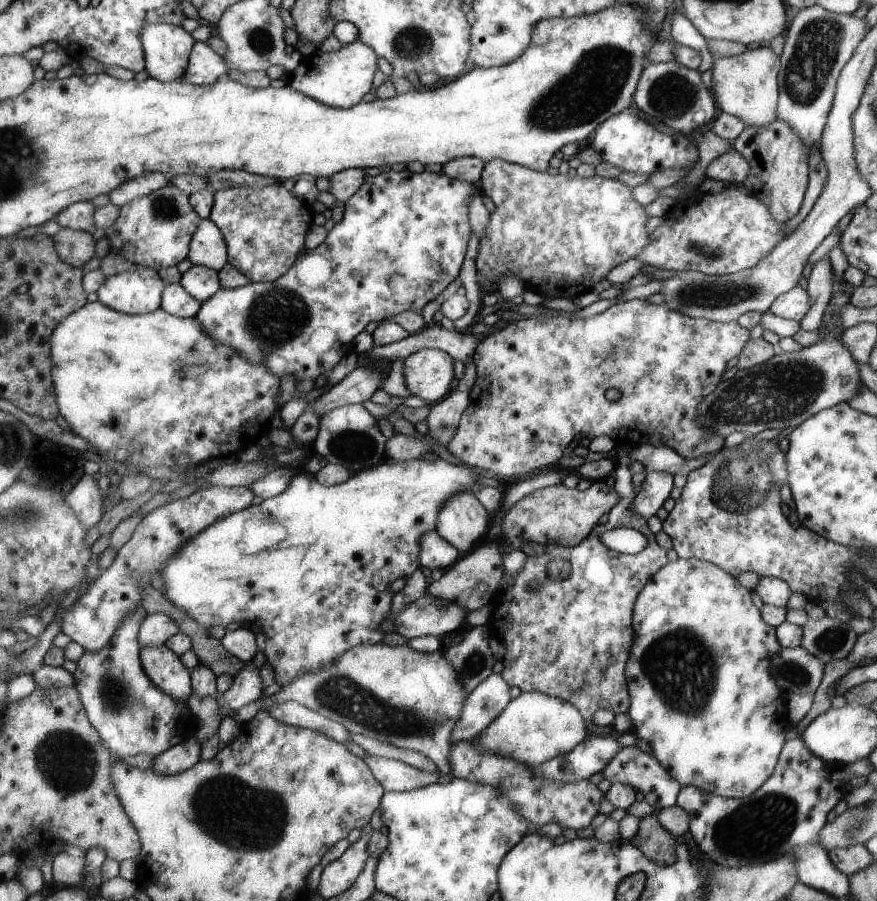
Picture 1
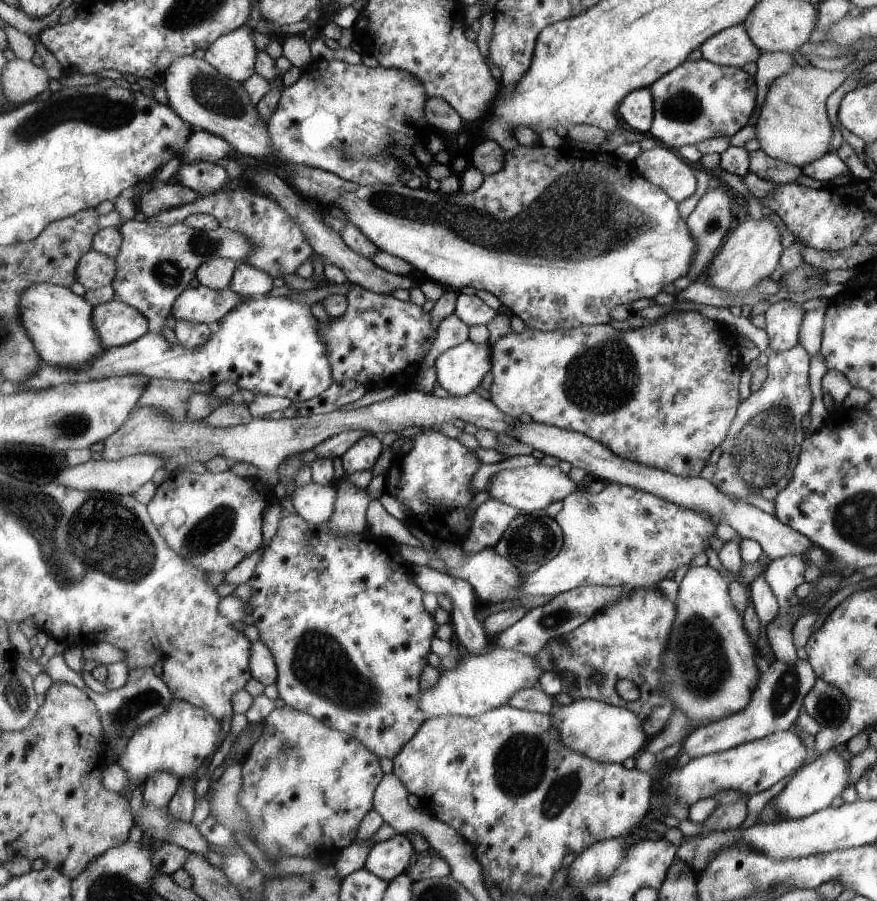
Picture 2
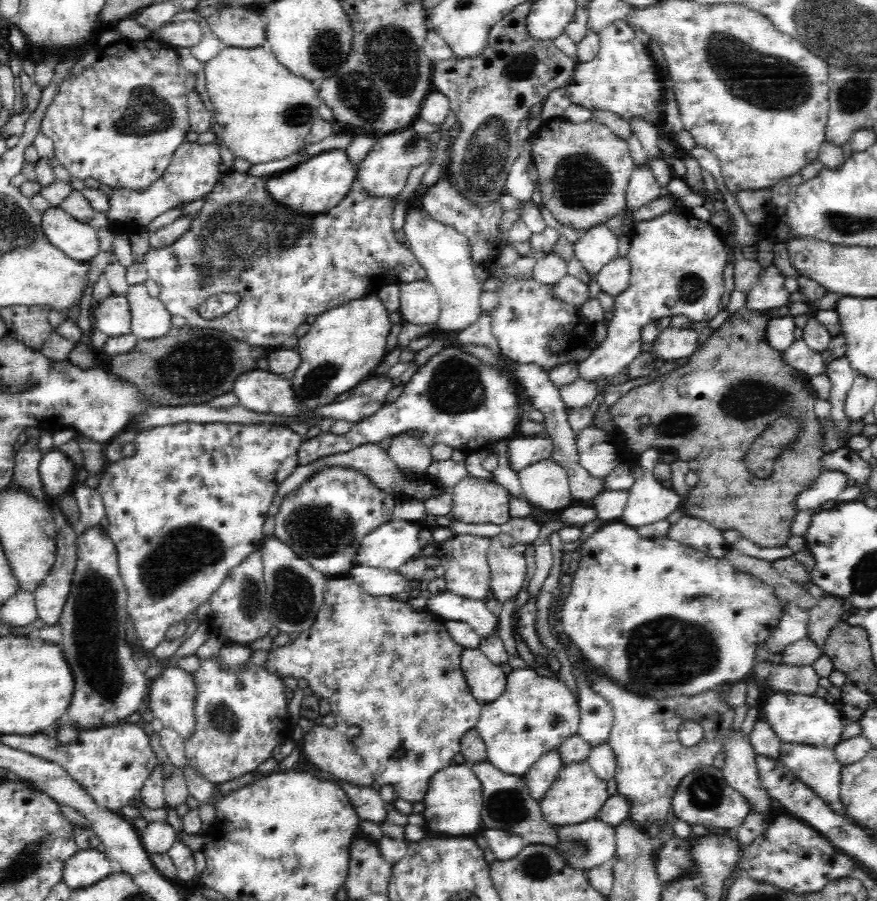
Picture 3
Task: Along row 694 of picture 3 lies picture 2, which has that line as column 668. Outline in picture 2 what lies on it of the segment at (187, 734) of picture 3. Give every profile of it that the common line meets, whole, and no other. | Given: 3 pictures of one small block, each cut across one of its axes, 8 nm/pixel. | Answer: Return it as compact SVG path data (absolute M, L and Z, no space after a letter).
M661 145L639 152L633 166L650 183L661 187L675 202L693 194L695 176L687 162Z

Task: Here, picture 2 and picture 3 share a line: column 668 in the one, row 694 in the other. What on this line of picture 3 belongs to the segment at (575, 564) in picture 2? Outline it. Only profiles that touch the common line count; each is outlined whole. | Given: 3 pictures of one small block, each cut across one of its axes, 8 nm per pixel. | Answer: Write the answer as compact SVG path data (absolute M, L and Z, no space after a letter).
M526 667L513 669L507 674L504 692L496 700L481 705L475 729L486 747L486 760L503 773L523 777L542 754L560 748L570 736L578 734L580 719L579 705L564 681L540 676L535 669Z

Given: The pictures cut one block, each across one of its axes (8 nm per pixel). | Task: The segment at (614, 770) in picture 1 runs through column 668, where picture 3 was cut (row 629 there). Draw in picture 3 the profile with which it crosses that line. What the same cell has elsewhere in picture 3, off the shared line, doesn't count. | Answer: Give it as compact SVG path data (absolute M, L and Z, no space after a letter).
M785 604L779 623L773 628L766 639L765 646L773 655L777 656L789 644L806 637L808 611Z

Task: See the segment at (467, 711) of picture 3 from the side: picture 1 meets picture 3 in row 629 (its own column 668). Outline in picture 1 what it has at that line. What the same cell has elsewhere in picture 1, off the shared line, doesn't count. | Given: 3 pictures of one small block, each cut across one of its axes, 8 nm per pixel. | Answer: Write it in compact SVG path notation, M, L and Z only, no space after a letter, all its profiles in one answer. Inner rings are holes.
M635 298L625 300L625 302L617 303L609 306L601 313L579 318L573 317L533 317L525 318L517 322L511 321L507 323L501 330L491 332L477 344L473 350L473 364L475 365L475 378L473 386L470 390L471 400L467 409L463 409L463 414L459 419L457 430L453 434L453 438L449 440L446 448L453 457L460 460L463 464L469 466L477 466L487 472L493 472L497 476L502 477L505 481L514 481L535 470L537 466L545 466L545 464L553 464L561 458L565 446L573 440L575 434L581 434L582 437L592 439L598 436L607 436L611 438L617 445L625 445L633 447L634 445L650 444L653 446L667 446L674 450L679 456L686 459L694 459L704 457L705 454L711 454L723 447L725 438L720 435L711 434L709 430L705 430L696 422L698 416L698 405L709 393L719 385L719 376L725 370L727 360L731 360L733 356L737 356L739 350L744 348L751 338L749 331L737 323L737 321L729 321L721 323L719 321L709 321L703 318L691 318L681 314L677 310L669 310L663 302L661 304L646 304L647 298ZM615 388L620 392L620 398L615 401L607 400L603 394L605 390Z

